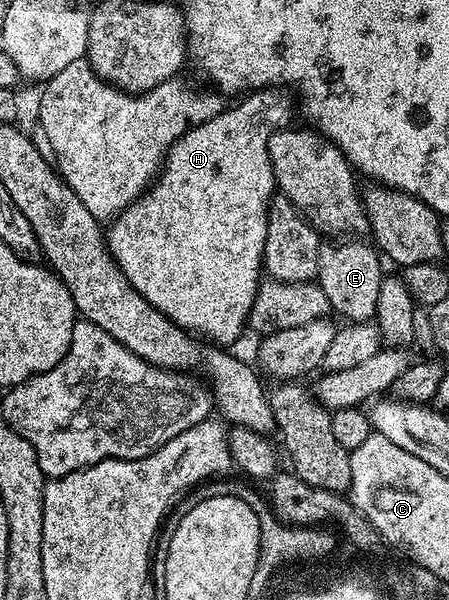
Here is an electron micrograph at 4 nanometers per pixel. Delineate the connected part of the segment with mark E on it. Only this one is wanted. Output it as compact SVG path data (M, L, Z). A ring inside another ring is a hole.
M337 241L334 243L337 243L334 245L334 247L325 247L322 246L320 250L318 250L317 253L317 278L315 282L318 283L319 286L323 288L327 288L328 293L329 293L329 305L330 308L334 312L338 311L339 314L342 315L343 318L342 320L348 321L349 323L367 323L370 322L376 316L377 314L377 306L379 305L379 285L381 284L382 278L383 278L383 270L381 271L381 263L382 260L379 258L378 252L374 250L372 246L367 247L363 243L341 243L345 241ZM329 259L337 259L334 261L333 264L330 265L329 267Z

